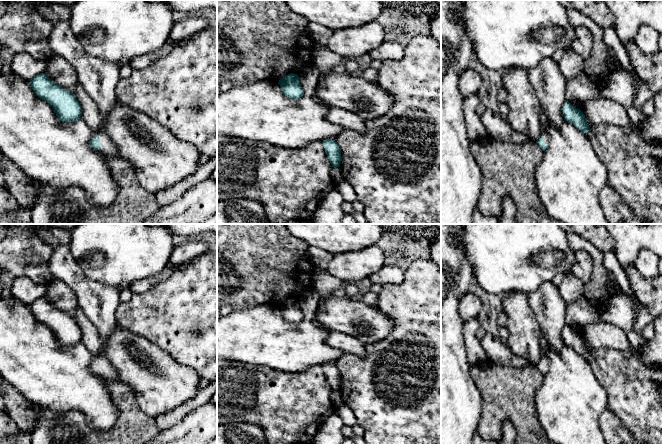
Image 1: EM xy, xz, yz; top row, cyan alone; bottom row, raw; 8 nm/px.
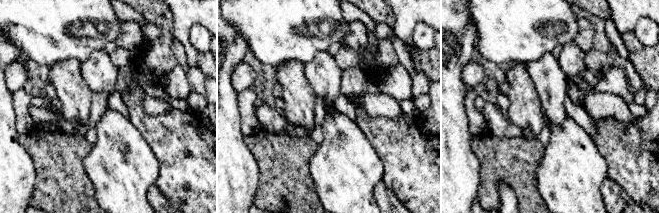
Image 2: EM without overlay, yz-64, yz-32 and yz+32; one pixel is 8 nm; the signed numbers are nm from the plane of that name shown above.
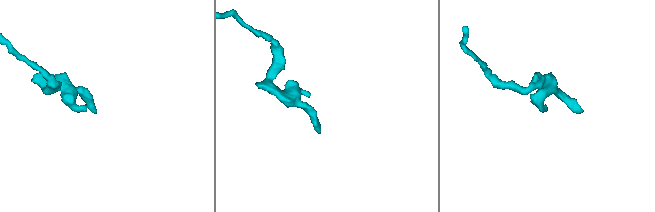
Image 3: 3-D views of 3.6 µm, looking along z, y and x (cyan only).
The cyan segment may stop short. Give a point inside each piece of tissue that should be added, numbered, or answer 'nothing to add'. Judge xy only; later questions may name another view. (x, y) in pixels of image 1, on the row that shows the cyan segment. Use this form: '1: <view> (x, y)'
1: xy (108, 147)

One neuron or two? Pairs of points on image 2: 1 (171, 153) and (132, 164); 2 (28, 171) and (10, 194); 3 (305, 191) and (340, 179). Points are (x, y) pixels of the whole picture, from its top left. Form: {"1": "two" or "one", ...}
{"1": "two", "2": "one", "3": "two"}

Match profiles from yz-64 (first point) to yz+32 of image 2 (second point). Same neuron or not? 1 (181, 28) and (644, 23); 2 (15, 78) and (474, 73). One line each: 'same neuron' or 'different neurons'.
1: different neurons
2: same neuron

